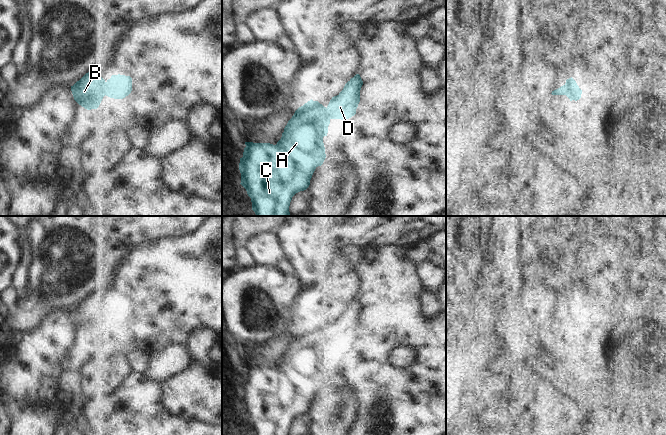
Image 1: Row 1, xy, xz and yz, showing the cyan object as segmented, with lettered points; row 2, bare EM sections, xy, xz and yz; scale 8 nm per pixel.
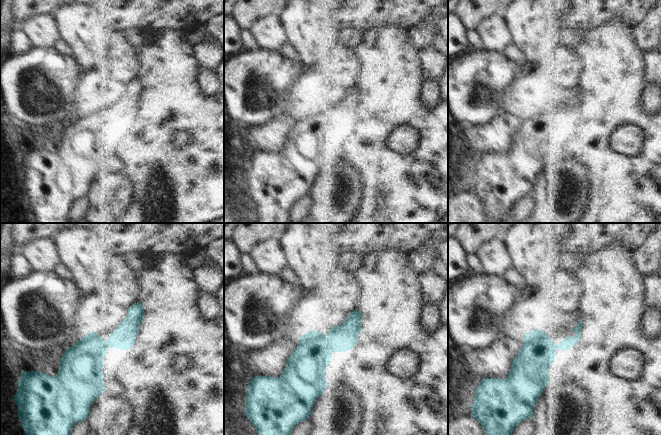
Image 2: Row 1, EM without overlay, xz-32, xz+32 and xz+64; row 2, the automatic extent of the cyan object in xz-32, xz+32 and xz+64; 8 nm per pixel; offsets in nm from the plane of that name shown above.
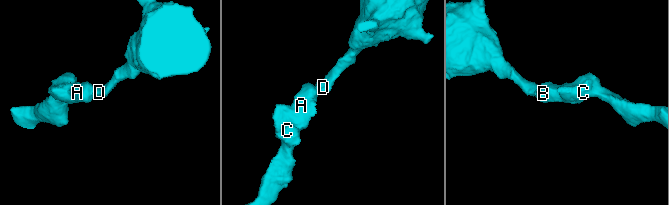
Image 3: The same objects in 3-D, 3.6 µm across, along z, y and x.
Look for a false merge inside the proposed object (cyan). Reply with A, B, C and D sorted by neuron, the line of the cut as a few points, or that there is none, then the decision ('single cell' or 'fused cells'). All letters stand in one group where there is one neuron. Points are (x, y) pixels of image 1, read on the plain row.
groups A B C D; cut none; single cell

